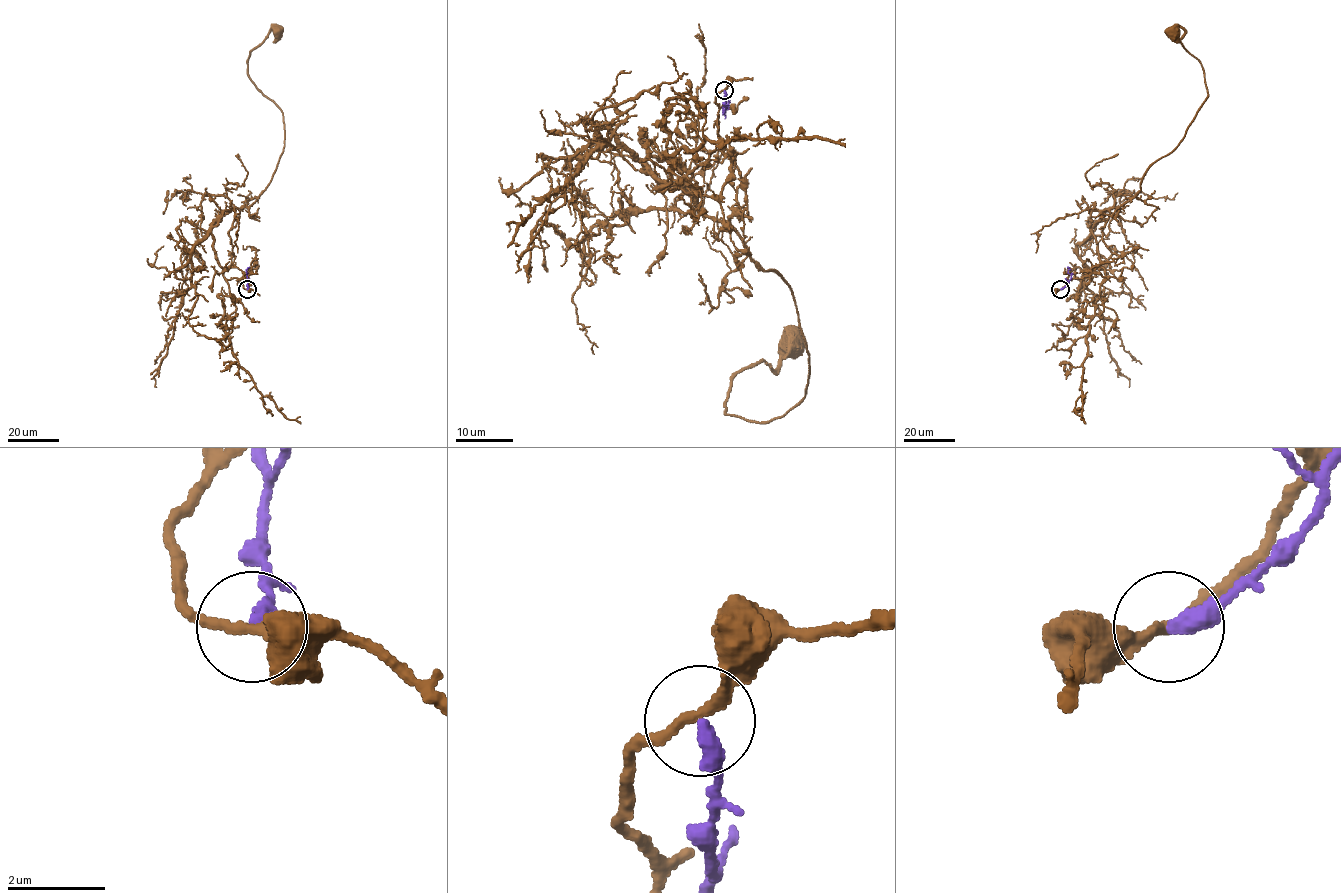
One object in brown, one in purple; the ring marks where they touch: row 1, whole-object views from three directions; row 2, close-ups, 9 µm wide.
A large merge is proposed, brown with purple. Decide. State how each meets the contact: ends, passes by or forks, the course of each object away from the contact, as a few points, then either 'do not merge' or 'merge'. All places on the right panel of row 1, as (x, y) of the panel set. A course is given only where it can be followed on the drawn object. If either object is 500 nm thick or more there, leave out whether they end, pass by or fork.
brown passes by; purple ends; course brown (1061, 289), (1107, 278), (1092, 227), (1132, 199), (1205, 101), (1202, 66), (1184, 30), (1173, 32); course purple (1061, 289), (1071, 278), (1067, 267); do not merge

